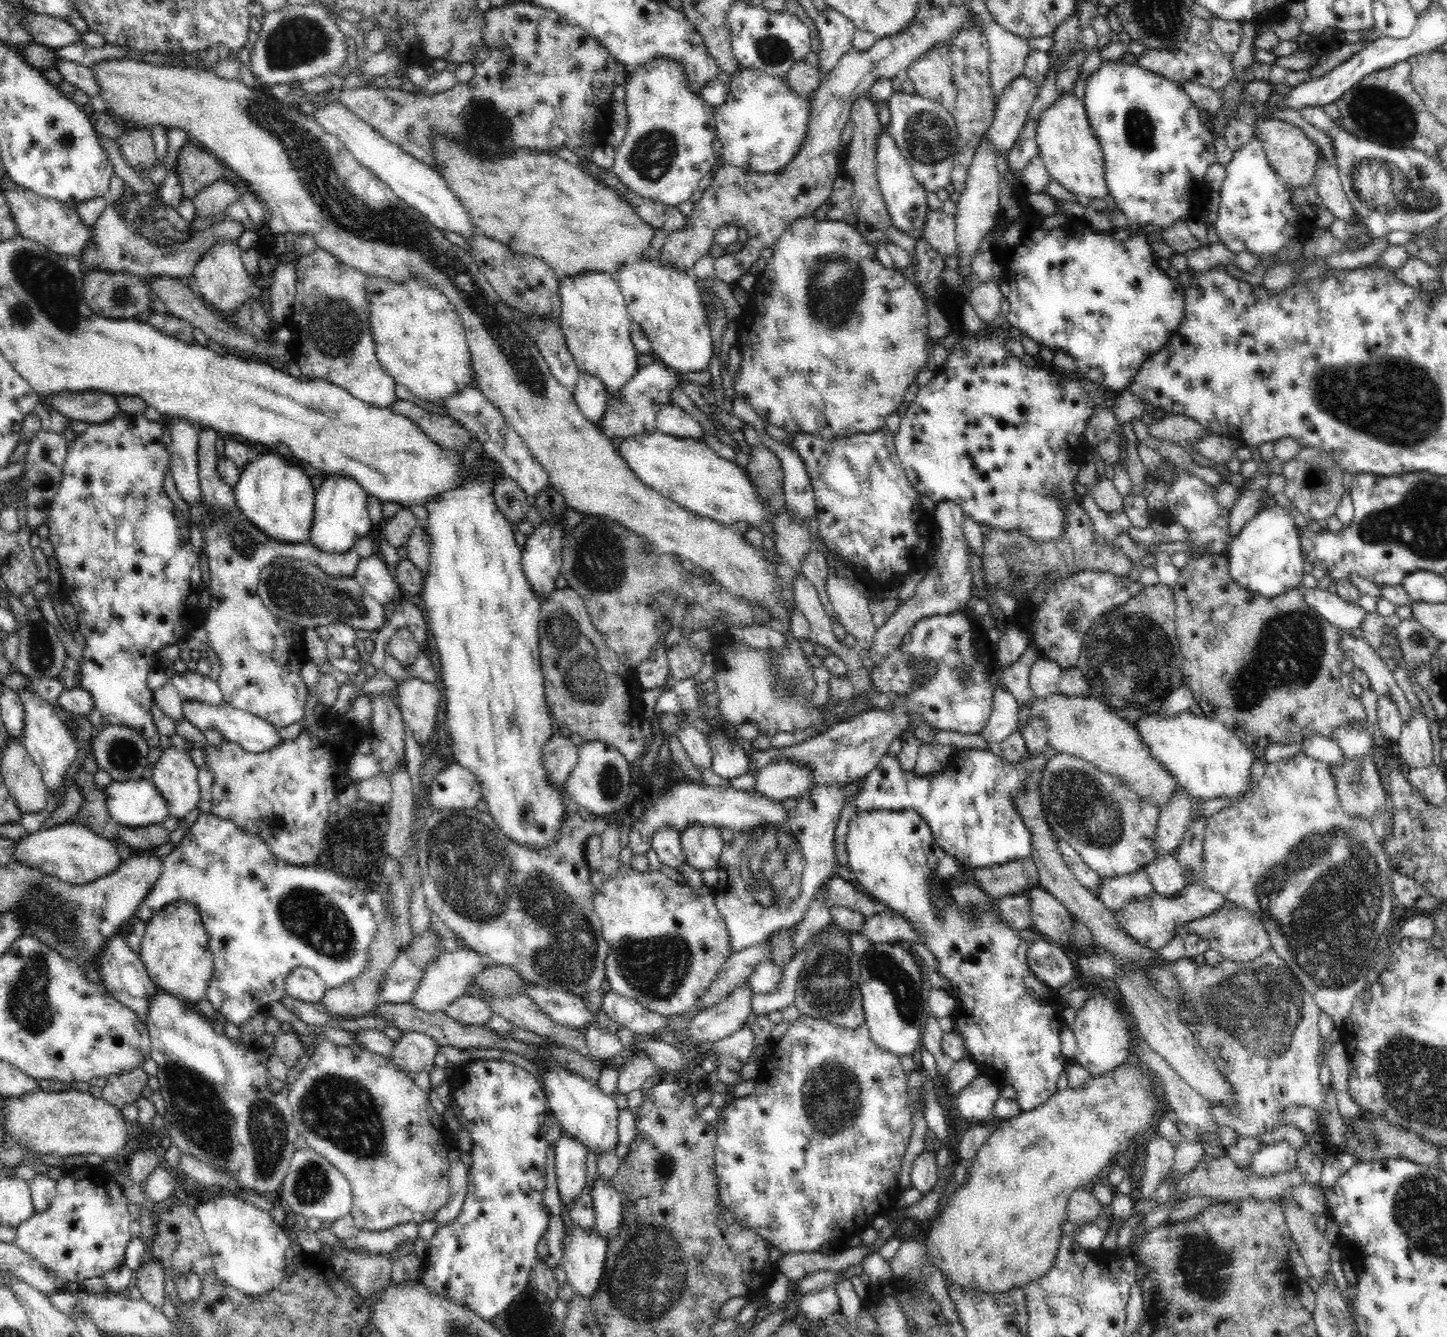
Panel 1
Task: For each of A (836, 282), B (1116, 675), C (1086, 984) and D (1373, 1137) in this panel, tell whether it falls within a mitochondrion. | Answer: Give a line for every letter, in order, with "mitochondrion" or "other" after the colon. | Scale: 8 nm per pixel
A: mitochondrion
B: mitochondrion
C: other
D: mitochondrion

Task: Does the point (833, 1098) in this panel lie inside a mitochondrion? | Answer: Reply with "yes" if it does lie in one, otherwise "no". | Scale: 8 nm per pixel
yes

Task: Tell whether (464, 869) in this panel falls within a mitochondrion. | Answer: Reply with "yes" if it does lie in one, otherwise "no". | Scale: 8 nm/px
yes

